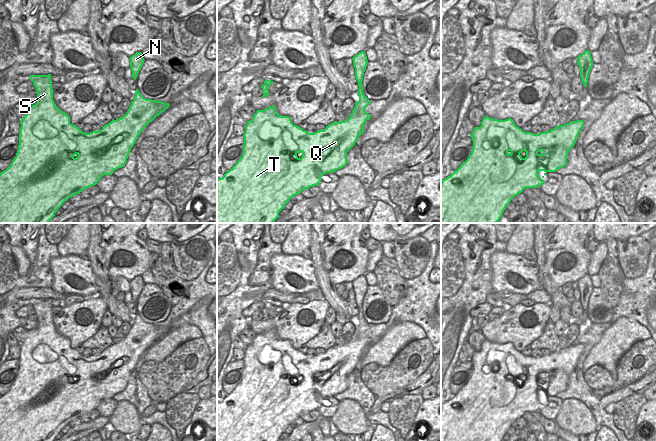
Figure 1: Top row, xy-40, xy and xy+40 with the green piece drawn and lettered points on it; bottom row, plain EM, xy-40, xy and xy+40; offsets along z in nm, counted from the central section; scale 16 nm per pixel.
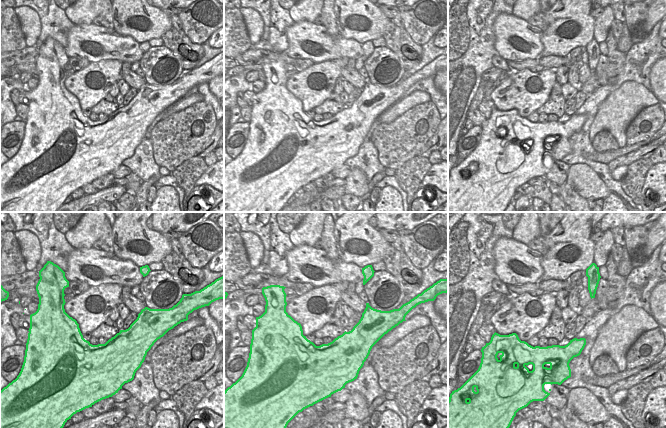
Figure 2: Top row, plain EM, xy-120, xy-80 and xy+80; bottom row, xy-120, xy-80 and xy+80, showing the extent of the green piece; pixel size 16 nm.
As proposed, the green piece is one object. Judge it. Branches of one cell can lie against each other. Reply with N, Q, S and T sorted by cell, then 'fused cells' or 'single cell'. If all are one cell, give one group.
N Q S T | single cell

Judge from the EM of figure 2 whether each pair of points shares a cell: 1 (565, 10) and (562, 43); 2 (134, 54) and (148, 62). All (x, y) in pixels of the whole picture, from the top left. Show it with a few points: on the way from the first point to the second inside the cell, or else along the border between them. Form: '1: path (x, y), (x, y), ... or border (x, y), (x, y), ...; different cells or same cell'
1: path (564, 19), (553, 31), (556, 36); same cell
2: border (144, 53), (139, 61); different cells

